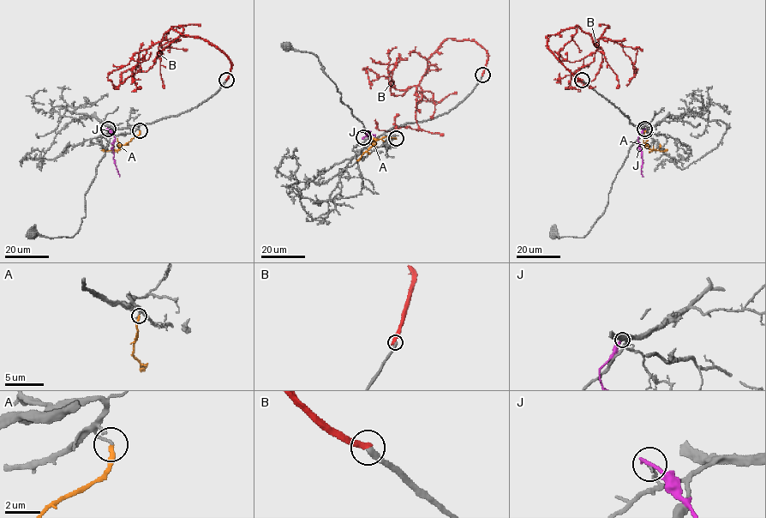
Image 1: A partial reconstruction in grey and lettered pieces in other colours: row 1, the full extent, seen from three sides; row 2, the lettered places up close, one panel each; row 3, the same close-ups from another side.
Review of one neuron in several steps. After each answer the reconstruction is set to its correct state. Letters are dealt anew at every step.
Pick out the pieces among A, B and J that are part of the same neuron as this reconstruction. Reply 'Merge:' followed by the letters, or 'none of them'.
Merge: none of them

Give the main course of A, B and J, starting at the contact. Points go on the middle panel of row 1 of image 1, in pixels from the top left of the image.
A: (396, 138), (378, 139), (356, 160)
B: (482, 75), (487, 52), (475, 42), (446, 38), (428, 59), (419, 83), (419, 129), (380, 130), (375, 118)
J: (363, 137), (370, 131), (368, 135), (374, 135)

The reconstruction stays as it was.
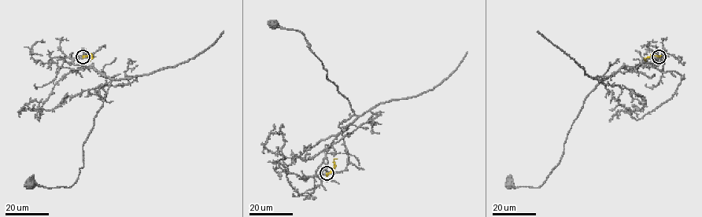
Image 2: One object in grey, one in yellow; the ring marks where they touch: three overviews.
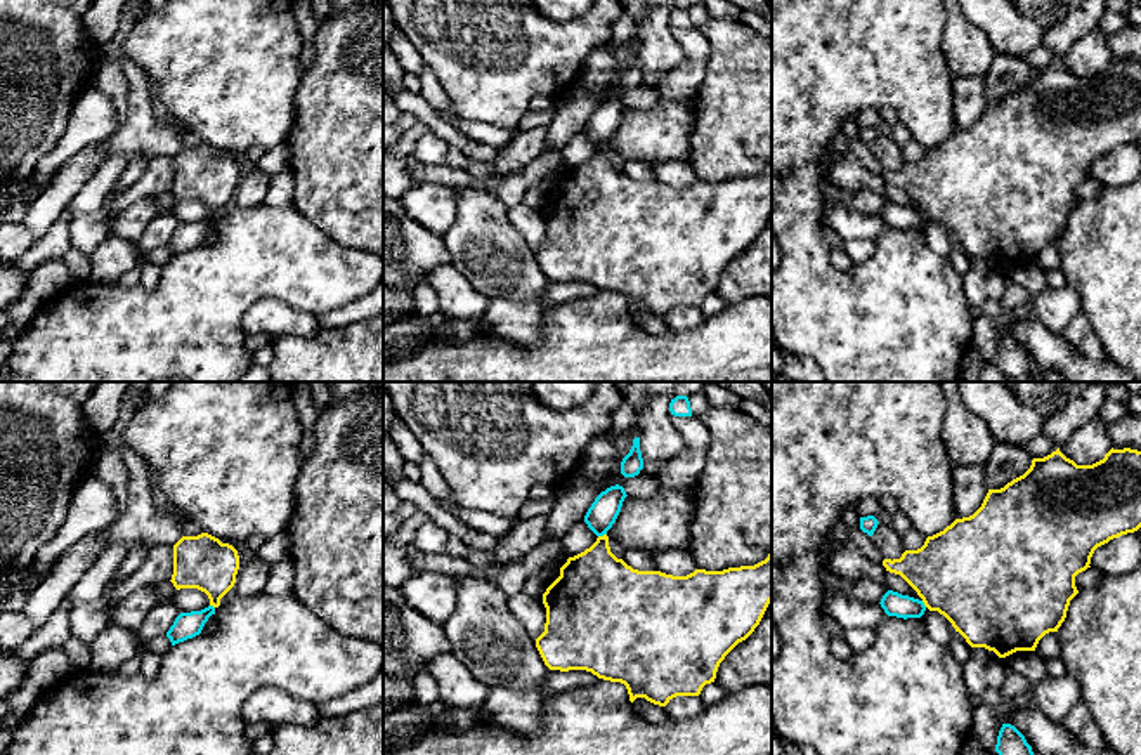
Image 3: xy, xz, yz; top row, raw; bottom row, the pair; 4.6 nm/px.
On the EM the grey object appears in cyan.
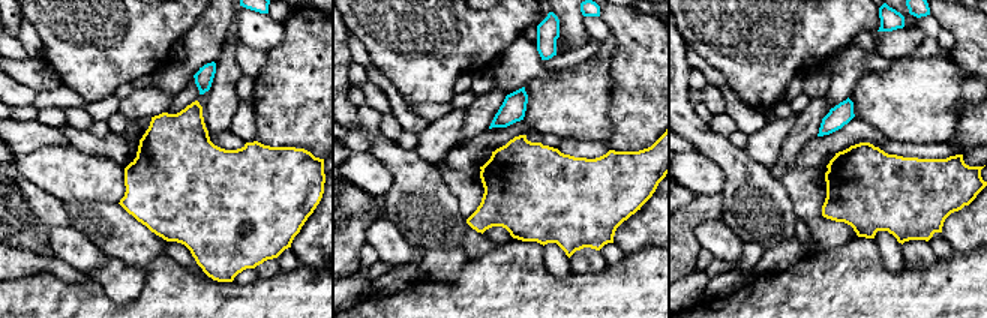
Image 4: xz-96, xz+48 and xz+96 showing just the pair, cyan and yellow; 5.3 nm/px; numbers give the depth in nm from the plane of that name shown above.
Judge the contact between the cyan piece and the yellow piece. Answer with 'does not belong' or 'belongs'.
does not belong

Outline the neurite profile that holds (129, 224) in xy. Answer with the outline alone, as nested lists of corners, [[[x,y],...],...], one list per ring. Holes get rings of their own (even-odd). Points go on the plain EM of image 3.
[[[154,196],[142,198],[127,210],[114,213],[113,226],[108,234],[125,241],[139,240],[147,224],[158,215]]]

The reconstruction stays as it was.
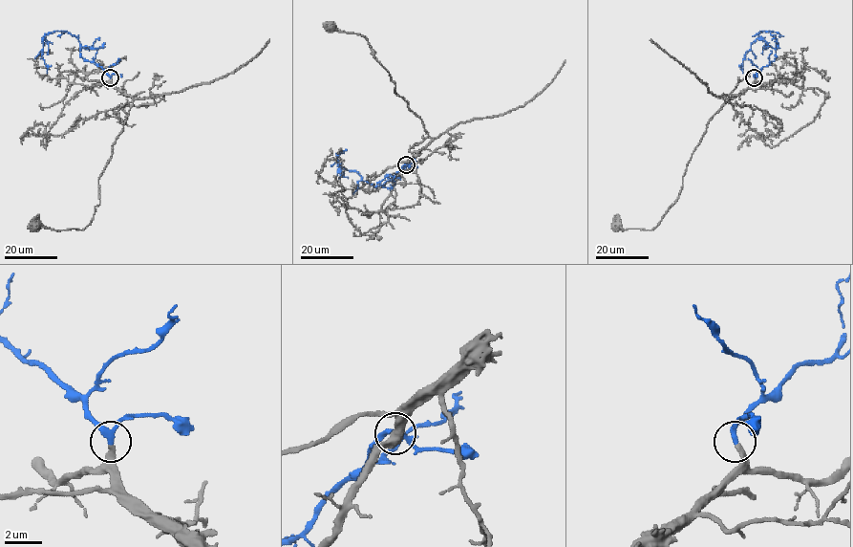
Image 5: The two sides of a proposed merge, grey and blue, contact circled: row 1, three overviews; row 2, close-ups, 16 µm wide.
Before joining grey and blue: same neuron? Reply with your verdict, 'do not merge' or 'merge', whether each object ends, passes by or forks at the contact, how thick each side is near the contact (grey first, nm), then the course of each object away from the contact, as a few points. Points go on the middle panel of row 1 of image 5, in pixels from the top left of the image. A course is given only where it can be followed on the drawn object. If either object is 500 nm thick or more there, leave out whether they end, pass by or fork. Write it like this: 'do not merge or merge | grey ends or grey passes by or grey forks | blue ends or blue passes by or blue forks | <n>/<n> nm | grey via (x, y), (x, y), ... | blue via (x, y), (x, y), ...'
merge | grey ends | blue passes by | 300/260 nm | grey via (406, 164), (431, 139), (418, 117), (394, 92), (394, 83), (374, 56), (366, 38), (341, 32), (330, 24) | blue via (406, 164), (392, 179), (374, 186), (363, 181), (356, 172), (339, 168), (337, 155), (346, 149)

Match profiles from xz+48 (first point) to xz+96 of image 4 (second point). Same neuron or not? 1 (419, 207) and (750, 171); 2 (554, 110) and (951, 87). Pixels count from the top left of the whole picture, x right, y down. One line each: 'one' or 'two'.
1: one
2: one

